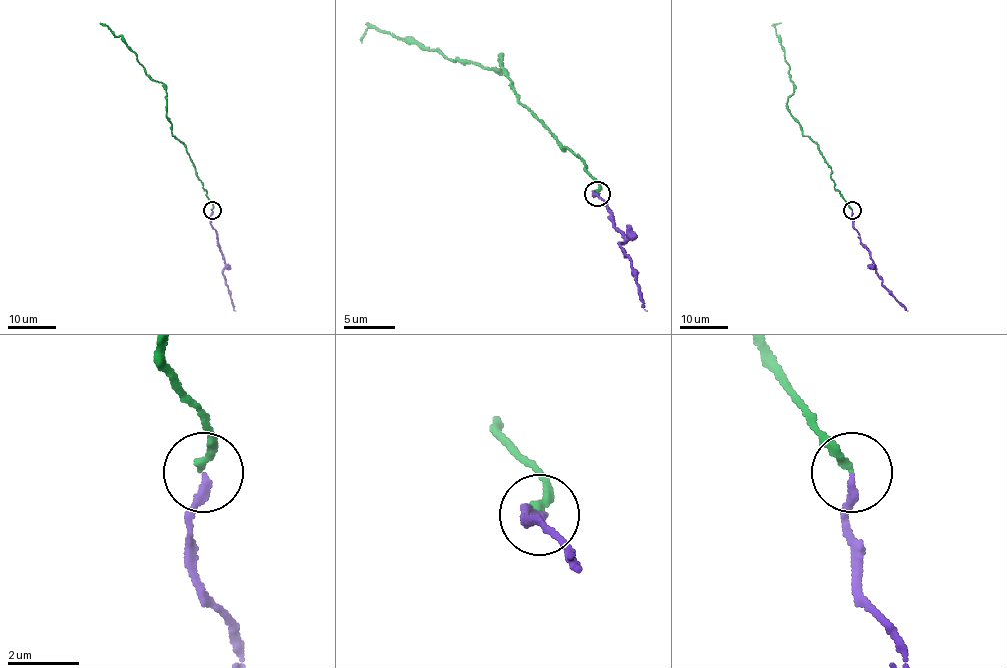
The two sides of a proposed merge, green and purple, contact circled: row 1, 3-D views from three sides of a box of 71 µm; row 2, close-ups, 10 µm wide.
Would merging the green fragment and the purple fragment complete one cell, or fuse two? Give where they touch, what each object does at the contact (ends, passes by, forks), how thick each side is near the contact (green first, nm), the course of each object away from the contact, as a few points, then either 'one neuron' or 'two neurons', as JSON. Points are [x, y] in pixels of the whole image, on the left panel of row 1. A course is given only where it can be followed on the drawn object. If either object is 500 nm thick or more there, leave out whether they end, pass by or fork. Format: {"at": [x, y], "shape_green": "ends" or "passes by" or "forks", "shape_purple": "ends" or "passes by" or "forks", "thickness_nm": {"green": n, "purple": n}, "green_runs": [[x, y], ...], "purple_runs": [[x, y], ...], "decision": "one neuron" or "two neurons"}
{"at": [212, 210], "shape_green": "ends", "shape_purple": "ends", "thickness_nm": {"green": 240, "purple": 200}, "green_runs": [[212, 210], [212, 203], [186, 146], [172, 134], [166, 112], [165, 87], [147, 74], [123, 39], [100, 23]], "purple_runs": [[212, 210], [211, 227], [216, 232], [223, 255], [223, 278], [235, 310]], "decision": "one neuron"}

